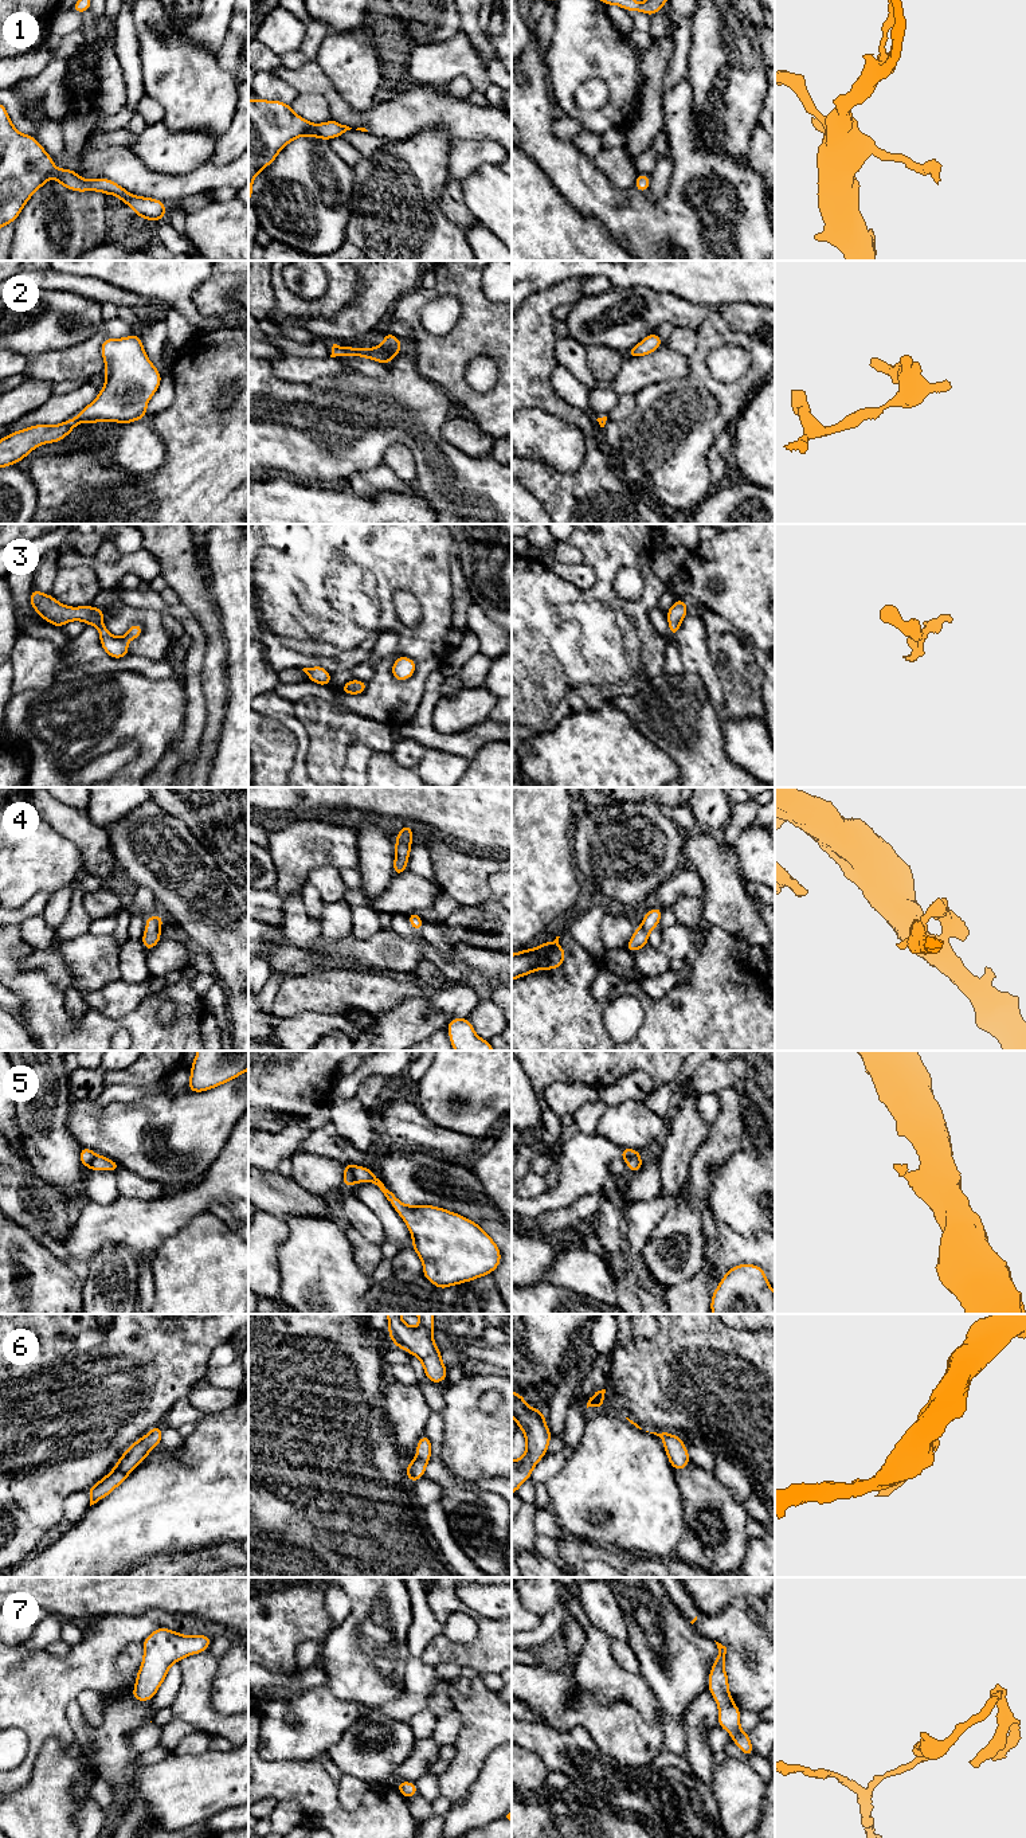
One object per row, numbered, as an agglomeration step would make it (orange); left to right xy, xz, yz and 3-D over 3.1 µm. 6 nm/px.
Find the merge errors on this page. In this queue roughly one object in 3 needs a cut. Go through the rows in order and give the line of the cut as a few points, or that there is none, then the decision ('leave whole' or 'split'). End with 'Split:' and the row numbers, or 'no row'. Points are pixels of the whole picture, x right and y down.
1: no cut | leave whole
2: no cut | leave whole
3: no cut | leave whole
4: no cut | leave whole
5: yz (626, 1160), (635, 1158), (641, 1161) | split
6: no cut | leave whole
7: no cut | leave whole
Split: 5

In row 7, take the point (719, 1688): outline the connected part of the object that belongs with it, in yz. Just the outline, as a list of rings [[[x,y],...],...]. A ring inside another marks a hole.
[[[714,1640],[716,1642],[716,1640]],[[716,1642],[718,1653],[709,1673],[708,1690],[718,1705],[718,1726],[731,1733],[732,1741],[741,1749],[745,1759],[755,1752],[749,1740],[749,1733],[740,1729],[741,1710],[732,1701],[728,1675],[724,1669],[727,1647]]]

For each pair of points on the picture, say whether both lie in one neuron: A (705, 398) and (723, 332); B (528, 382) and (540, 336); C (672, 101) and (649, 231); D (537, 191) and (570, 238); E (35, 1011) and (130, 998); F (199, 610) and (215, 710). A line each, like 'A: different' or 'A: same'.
A: same
B: same
C: same
D: same
E: different
F: same

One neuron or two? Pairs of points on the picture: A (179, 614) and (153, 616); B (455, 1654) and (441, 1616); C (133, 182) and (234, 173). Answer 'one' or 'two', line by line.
A: two
B: one
C: one

